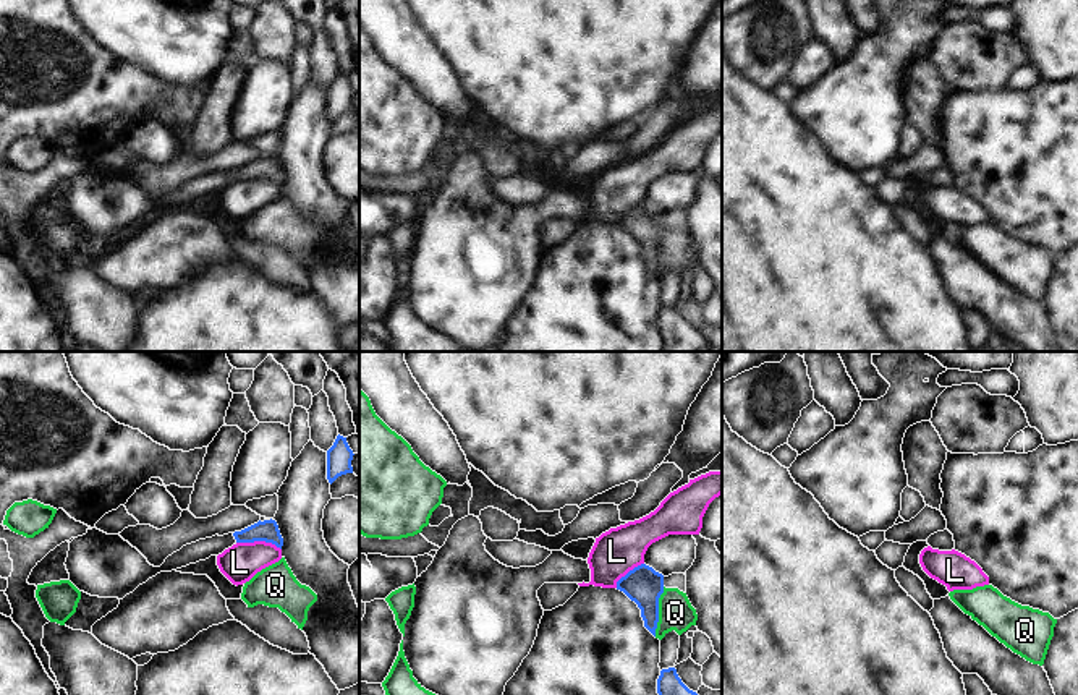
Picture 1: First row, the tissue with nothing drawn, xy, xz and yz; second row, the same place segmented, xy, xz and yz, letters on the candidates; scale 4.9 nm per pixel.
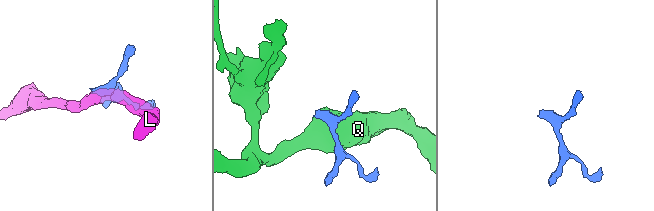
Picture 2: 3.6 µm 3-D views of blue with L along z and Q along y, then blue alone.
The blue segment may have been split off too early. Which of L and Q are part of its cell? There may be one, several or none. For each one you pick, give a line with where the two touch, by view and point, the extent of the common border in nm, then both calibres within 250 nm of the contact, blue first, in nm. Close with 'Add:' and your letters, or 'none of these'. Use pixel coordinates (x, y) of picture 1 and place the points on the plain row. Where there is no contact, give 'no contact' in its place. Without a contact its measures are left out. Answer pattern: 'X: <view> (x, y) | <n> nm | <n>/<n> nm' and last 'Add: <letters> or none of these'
Add: none of these

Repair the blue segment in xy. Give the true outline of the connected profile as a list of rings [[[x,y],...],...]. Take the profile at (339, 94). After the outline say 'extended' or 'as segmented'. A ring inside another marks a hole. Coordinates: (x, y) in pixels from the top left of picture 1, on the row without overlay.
[[[337,73],[333,83],[327,87],[327,117],[332,122],[338,113],[353,110],[351,97],[353,87],[346,75]]]; as segmented

